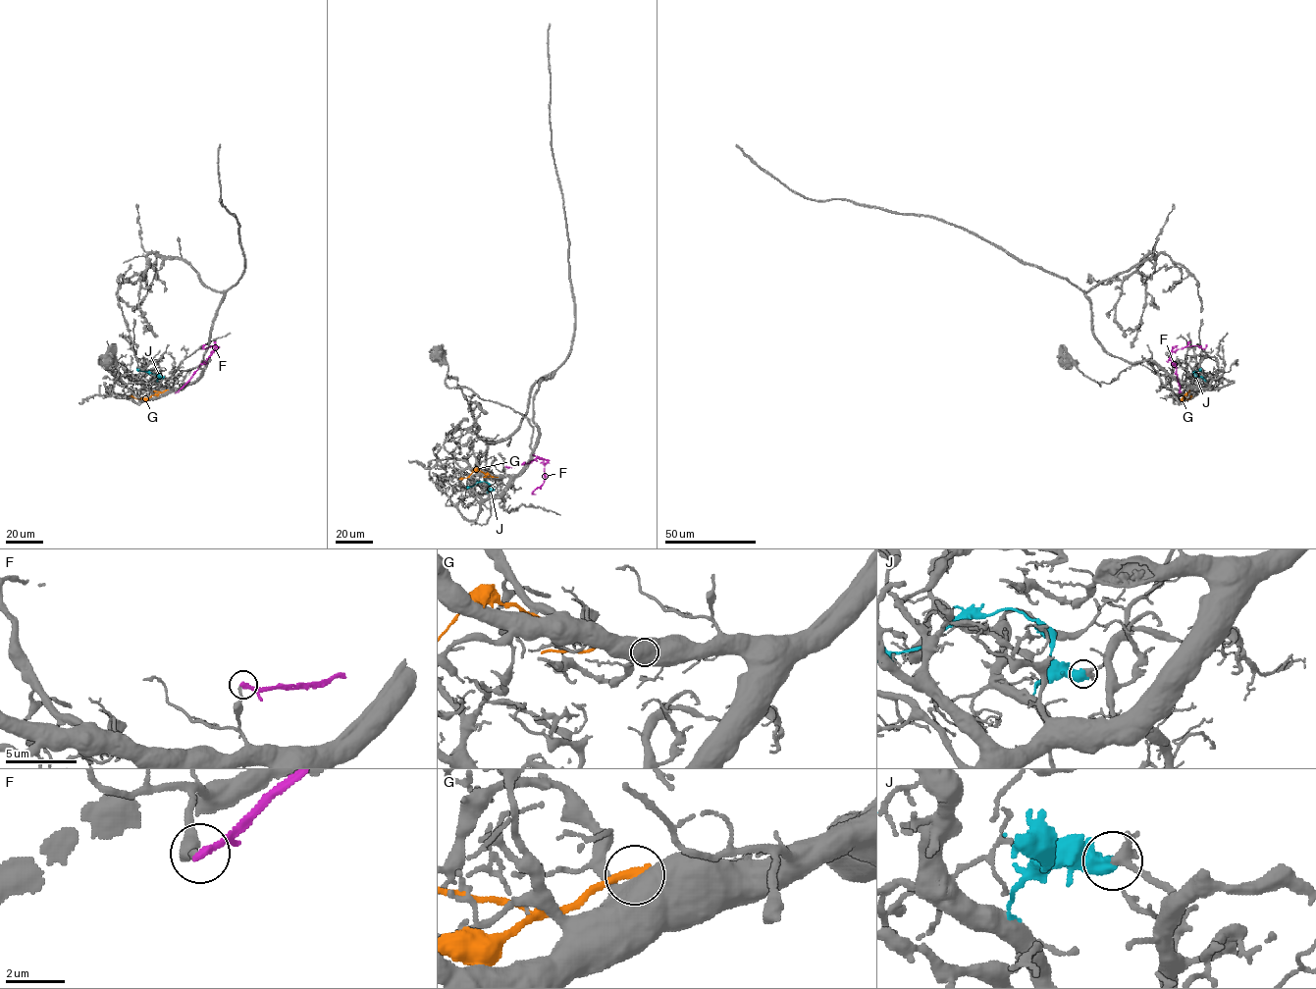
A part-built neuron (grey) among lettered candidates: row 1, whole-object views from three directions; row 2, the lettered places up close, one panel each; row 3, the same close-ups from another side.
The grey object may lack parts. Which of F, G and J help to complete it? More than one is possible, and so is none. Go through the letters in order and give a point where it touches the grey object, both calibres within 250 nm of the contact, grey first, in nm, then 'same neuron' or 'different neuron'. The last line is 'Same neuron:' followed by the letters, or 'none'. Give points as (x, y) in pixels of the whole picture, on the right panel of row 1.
F: (1179, 392) | 170/280 nm | different neuron
G: (1189, 390) | 900/320 nm | different neuron
J: (1202, 377) | 480/650 nm | different neuron
Same neuron: none

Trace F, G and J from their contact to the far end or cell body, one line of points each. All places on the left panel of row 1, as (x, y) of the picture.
F: (176, 392), (216, 346), (203, 348), (205, 344)
G: (167, 390), (147, 398), (130, 396)
J: (163, 377), (136, 369)

